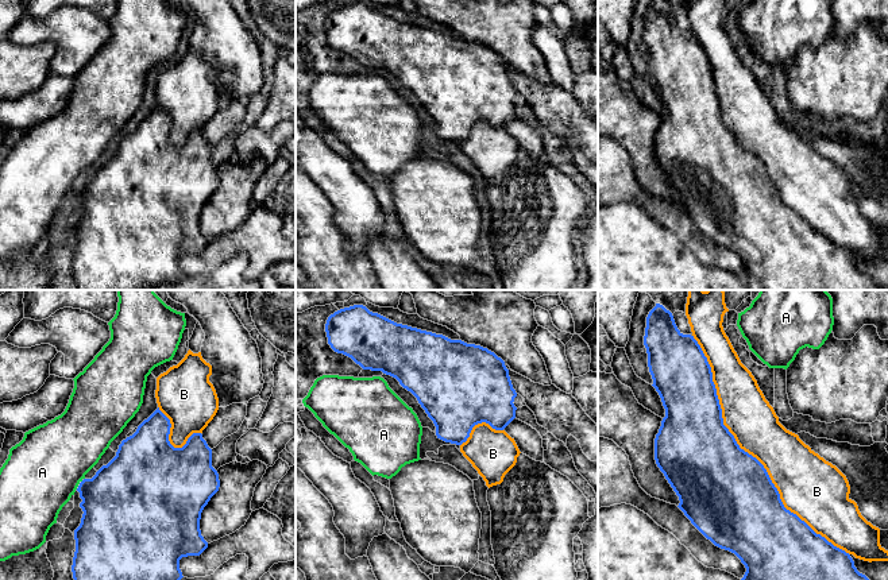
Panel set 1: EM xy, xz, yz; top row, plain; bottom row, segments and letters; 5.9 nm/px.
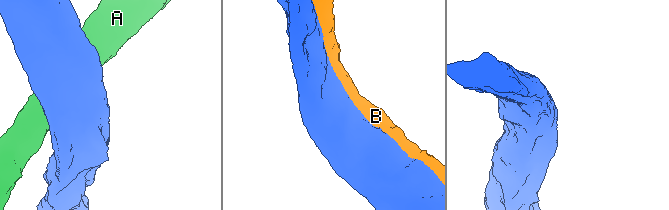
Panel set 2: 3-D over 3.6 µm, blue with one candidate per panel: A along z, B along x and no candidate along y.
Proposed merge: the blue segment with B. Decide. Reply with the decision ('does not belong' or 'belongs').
does not belong

